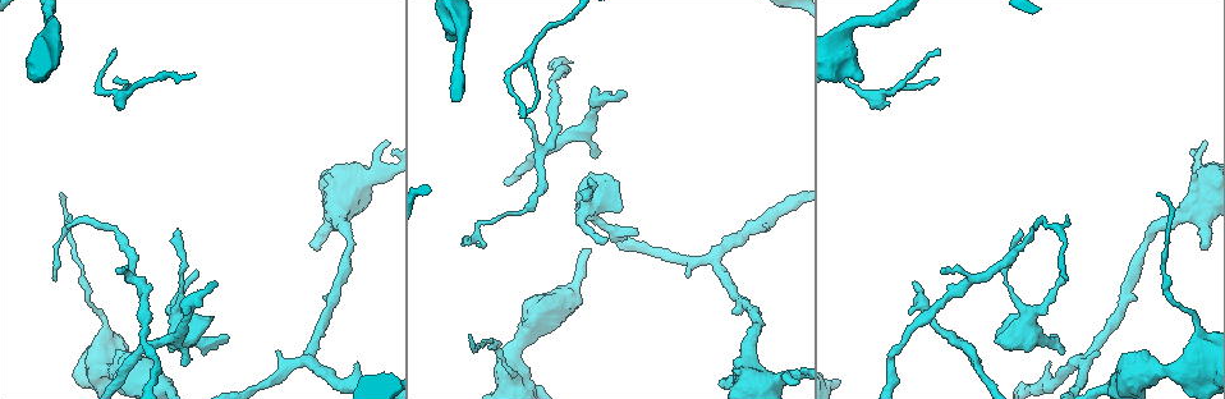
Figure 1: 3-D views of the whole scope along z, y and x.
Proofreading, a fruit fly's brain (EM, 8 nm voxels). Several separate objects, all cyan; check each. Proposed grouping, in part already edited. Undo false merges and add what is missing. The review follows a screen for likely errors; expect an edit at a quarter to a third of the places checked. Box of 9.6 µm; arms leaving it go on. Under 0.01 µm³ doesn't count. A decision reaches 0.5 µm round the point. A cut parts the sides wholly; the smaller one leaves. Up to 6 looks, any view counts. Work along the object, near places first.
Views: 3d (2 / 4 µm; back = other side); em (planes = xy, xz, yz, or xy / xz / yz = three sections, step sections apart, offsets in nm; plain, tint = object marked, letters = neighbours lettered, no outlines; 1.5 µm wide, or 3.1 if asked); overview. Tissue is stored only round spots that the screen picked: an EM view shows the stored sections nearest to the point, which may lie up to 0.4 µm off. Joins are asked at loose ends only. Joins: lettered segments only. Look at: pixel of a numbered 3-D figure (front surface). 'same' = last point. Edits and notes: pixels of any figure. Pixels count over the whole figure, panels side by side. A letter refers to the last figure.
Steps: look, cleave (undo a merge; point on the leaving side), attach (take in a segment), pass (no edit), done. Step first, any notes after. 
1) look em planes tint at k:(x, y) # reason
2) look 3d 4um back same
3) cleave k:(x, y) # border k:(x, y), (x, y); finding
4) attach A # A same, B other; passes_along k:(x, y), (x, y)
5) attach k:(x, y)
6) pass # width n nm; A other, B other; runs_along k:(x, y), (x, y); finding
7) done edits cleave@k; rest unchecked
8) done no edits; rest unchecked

look 3d 4um at 1:(60, 197) # end of a long branch

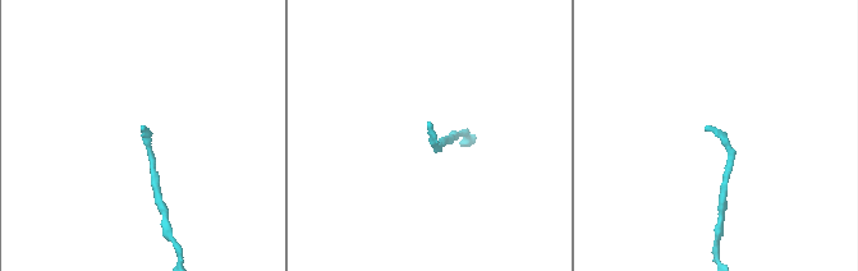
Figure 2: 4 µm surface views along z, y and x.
look em xz step 8 letters at 2:(706, 126)

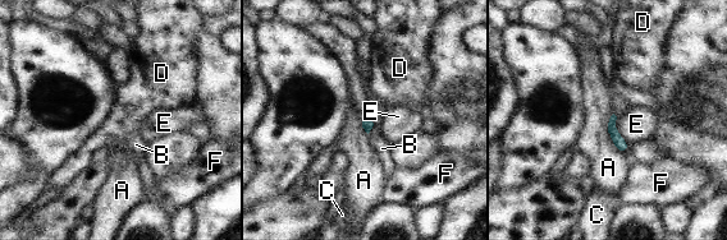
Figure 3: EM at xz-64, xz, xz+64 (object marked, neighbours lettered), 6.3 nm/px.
look em planes letters same # cut it another way

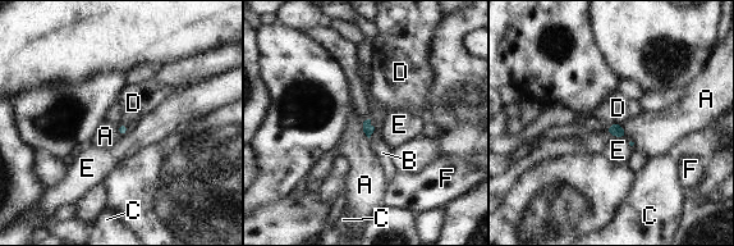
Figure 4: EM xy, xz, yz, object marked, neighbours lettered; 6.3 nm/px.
pass # longest_contact A 120 nm; A other, B other, C other, D other, E other, F other; border 4:(620, 123), (609, 124); none of them fits

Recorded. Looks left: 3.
look 3d 4um back at 1:(1019, 230) # tapers out

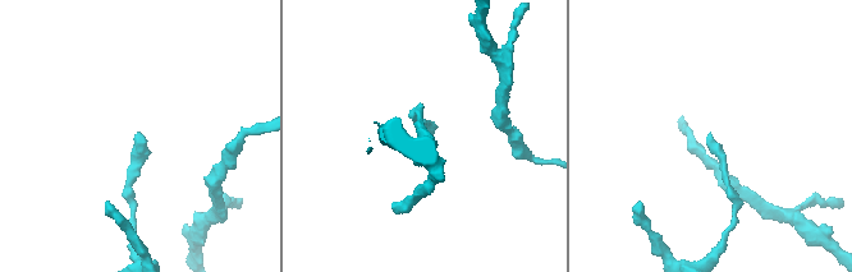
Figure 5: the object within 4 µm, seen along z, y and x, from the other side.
look em planes tint at 5:(712, 134) # need the tissue

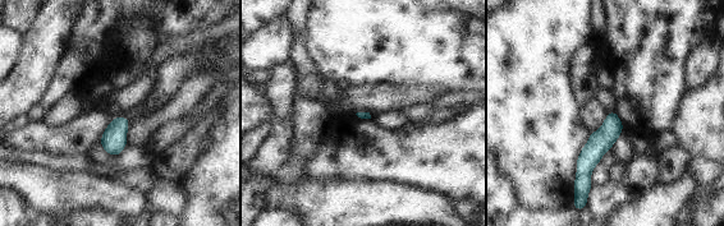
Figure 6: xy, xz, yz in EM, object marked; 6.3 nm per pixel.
look em planes letters same # see the neighbours

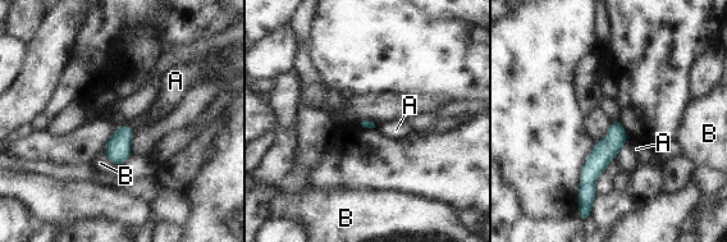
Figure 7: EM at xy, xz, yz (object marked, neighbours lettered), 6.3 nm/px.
pass # longest_contact B 150 nm; A other, B other; no lettered segment goes on from it

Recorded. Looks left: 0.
done no edits; rest unchecked

